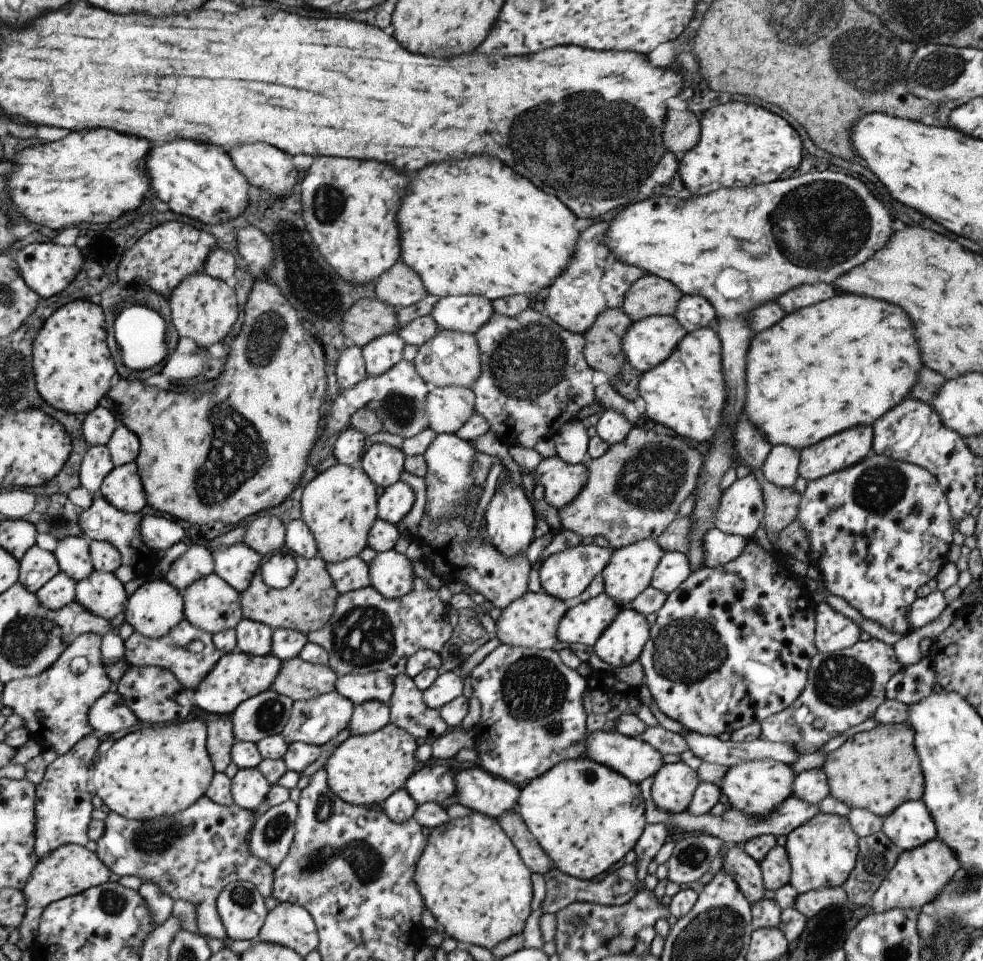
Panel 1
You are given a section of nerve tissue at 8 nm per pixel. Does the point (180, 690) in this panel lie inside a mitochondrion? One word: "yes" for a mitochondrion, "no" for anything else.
no

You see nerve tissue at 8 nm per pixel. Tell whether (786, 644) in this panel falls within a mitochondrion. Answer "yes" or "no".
no

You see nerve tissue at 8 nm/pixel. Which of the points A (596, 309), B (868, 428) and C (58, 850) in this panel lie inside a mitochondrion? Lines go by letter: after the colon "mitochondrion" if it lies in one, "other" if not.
A: other
B: other
C: other

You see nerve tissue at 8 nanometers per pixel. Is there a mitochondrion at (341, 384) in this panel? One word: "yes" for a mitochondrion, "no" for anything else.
no

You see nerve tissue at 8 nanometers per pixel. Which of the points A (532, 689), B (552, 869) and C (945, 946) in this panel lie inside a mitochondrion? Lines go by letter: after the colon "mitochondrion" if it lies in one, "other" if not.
A: mitochondrion
B: other
C: mitochondrion

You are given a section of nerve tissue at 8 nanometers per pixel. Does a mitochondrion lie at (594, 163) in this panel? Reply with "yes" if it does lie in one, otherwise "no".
yes

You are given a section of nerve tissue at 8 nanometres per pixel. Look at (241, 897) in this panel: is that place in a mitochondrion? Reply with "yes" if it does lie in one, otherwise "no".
yes

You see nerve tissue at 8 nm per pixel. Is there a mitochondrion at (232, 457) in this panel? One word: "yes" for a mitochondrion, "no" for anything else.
yes

